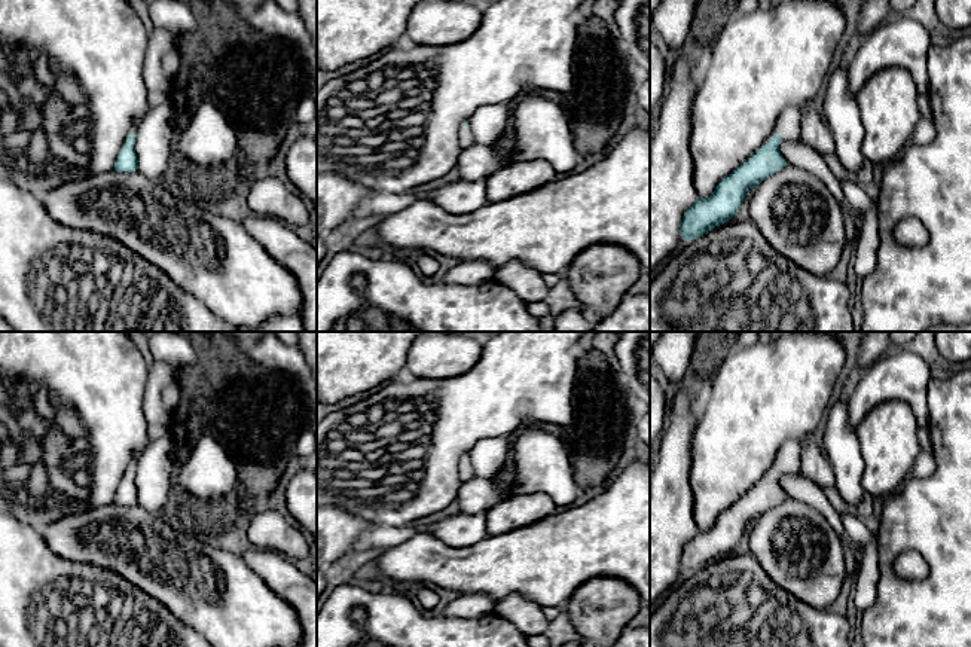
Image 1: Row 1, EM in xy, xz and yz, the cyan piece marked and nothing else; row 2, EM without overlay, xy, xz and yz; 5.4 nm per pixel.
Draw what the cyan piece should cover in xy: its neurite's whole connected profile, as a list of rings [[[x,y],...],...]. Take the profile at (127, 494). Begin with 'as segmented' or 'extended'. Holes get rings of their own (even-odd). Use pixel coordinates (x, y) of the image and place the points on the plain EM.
extended | [[[143,451],[137,452],[134,455],[134,458],[129,461],[129,469],[126,470],[120,486],[114,495],[114,504],[117,506],[132,506],[138,503],[138,494],[137,494],[137,488],[135,488],[135,466],[138,463],[140,454]]]

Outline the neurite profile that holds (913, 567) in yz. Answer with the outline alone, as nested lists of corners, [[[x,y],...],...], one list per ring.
[[[906,550],[897,568],[900,576],[906,580],[916,582],[928,576],[928,564],[925,558],[916,550]]]

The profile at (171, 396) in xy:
[[[177,378],[174,381],[171,381],[164,390],[162,390],[162,405],[165,406],[165,409],[168,412],[174,412],[181,400],[181,394],[180,394],[180,384],[181,384],[181,378]]]

